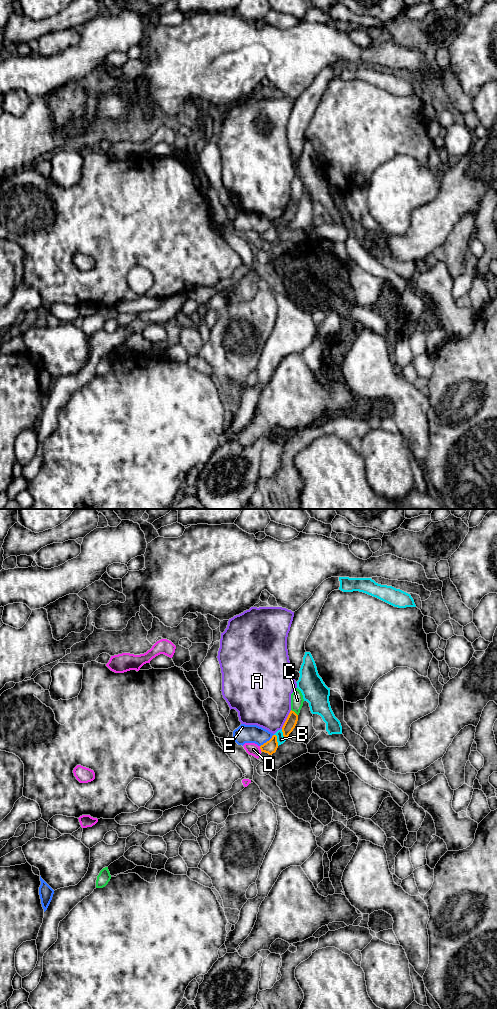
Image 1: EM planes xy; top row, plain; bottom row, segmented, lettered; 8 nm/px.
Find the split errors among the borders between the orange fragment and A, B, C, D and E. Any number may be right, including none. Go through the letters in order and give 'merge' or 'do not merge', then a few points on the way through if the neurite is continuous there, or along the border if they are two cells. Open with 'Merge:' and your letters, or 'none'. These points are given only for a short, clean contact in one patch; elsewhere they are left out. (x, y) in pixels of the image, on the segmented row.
Merge: none
A: do not merge; border along xy (291, 710), (281, 728)
B: do not merge; border along xy (274, 734), (278, 745)
C: do not merge
D: do not merge; border along xy (259, 746), (261, 750)
E: do not merge; border along xy (273, 734), (260, 746)

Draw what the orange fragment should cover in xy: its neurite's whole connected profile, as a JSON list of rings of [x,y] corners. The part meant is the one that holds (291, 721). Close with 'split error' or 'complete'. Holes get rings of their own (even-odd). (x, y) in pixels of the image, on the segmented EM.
[[[291,710],[282,727],[282,732],[283,732],[284,737],[288,738],[289,734],[295,728],[297,721],[298,721],[298,715],[294,711]]]; complete

